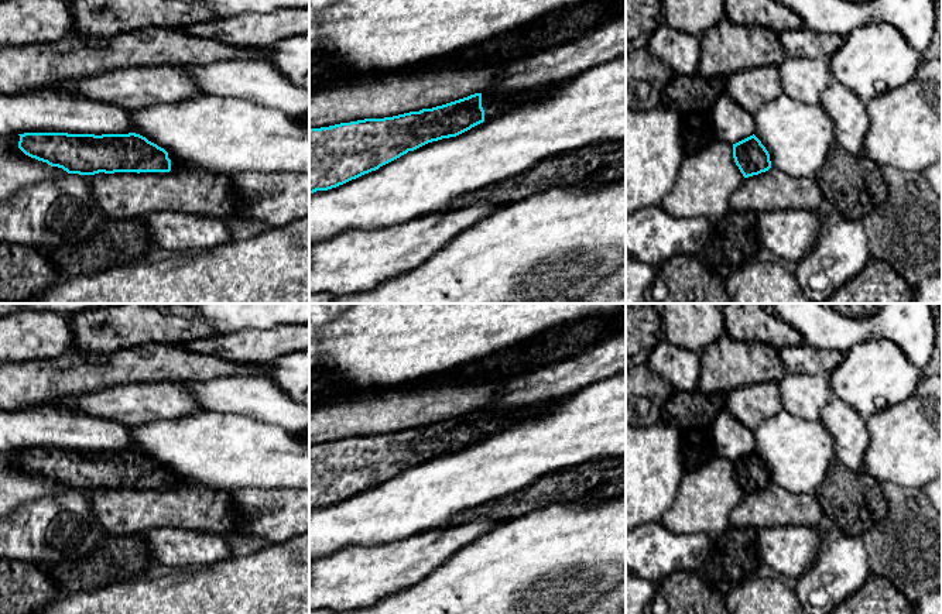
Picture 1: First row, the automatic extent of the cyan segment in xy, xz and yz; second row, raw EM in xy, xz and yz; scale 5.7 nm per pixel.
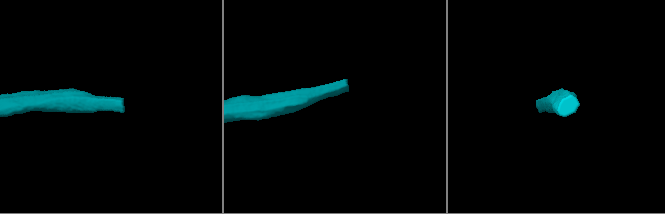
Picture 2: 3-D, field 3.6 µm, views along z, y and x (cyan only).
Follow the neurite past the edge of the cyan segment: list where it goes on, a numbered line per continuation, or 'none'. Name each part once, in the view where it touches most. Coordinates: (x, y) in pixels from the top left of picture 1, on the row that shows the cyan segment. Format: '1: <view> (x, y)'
1: xz (493, 105)

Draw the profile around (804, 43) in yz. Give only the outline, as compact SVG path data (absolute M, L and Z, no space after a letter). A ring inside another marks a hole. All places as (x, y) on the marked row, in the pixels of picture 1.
M806 27L785 30L780 34L780 40L787 55L806 59L829 59L845 42L837 34L815 32Z

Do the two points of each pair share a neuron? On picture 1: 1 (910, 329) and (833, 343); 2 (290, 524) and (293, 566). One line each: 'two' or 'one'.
1: one
2: two

